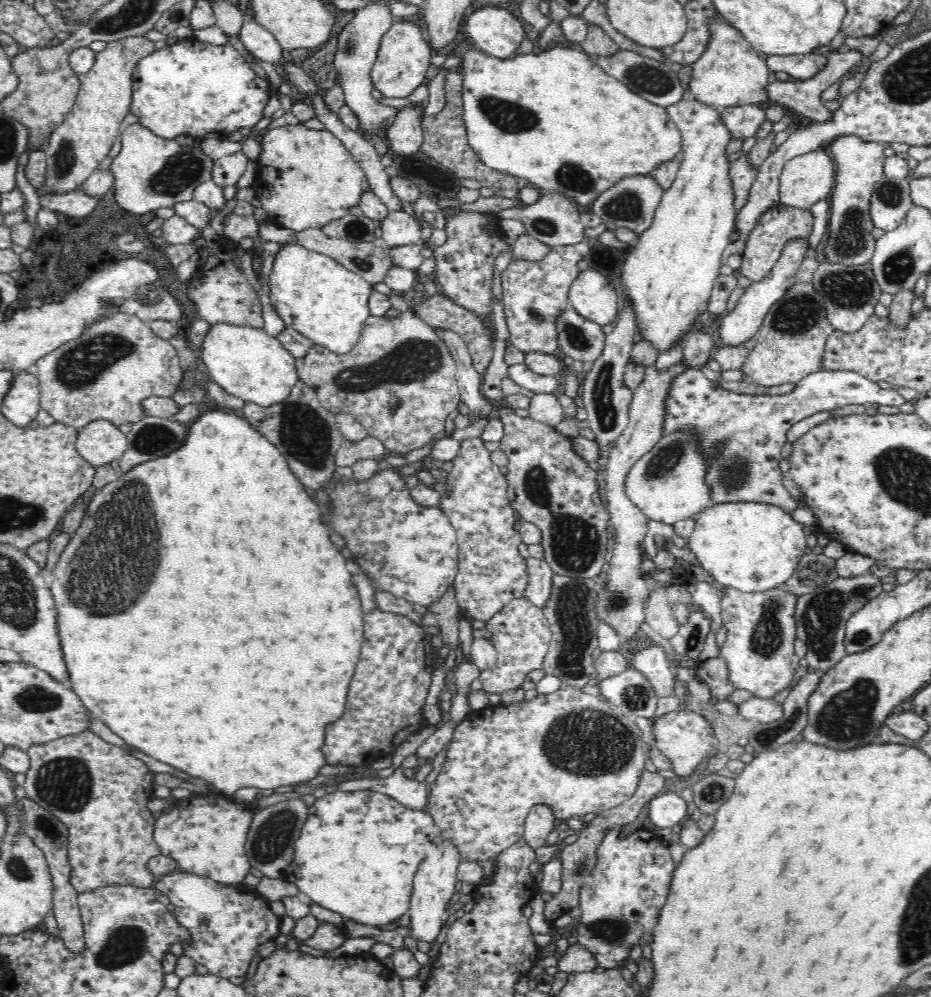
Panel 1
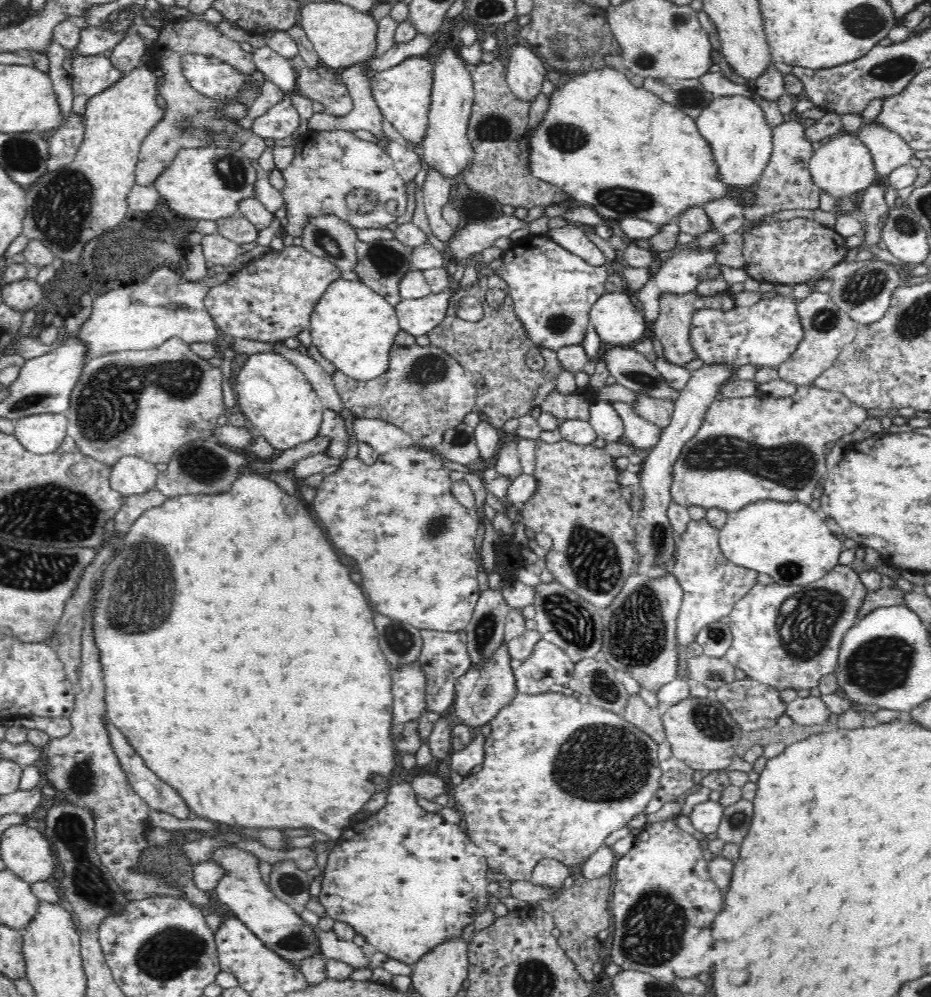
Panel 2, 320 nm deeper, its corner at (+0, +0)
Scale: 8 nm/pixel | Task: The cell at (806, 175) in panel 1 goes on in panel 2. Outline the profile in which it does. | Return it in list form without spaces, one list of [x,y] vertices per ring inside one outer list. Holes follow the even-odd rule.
[[[838,134],[815,146],[813,155],[807,162],[807,171],[814,188],[820,189],[820,192],[834,199],[850,199],[854,194],[866,190],[877,182],[867,148],[853,135]]]

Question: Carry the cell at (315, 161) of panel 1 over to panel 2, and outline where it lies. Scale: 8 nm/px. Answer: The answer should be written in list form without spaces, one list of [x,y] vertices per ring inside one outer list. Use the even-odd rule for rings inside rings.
[[[309,131],[306,135],[300,135],[293,144],[294,156],[290,160],[290,164],[286,168],[280,168],[280,180],[286,181],[286,186],[280,190],[282,194],[282,200],[284,200],[284,212],[286,212],[286,230],[288,235],[293,237],[301,237],[304,228],[311,219],[318,219],[320,216],[334,215],[342,221],[352,227],[352,229],[360,228],[378,228],[386,229],[390,223],[396,222],[396,220],[405,214],[408,205],[408,194],[406,188],[406,182],[398,175],[397,170],[394,168],[392,159],[388,156],[388,153],[380,147],[377,143],[362,140],[352,134],[352,131]]]

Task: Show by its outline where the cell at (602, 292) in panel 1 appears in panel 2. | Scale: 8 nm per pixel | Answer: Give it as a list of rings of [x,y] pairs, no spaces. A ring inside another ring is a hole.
[[[624,291],[603,292],[589,306],[588,317],[604,344],[624,346],[644,339],[644,314]]]

